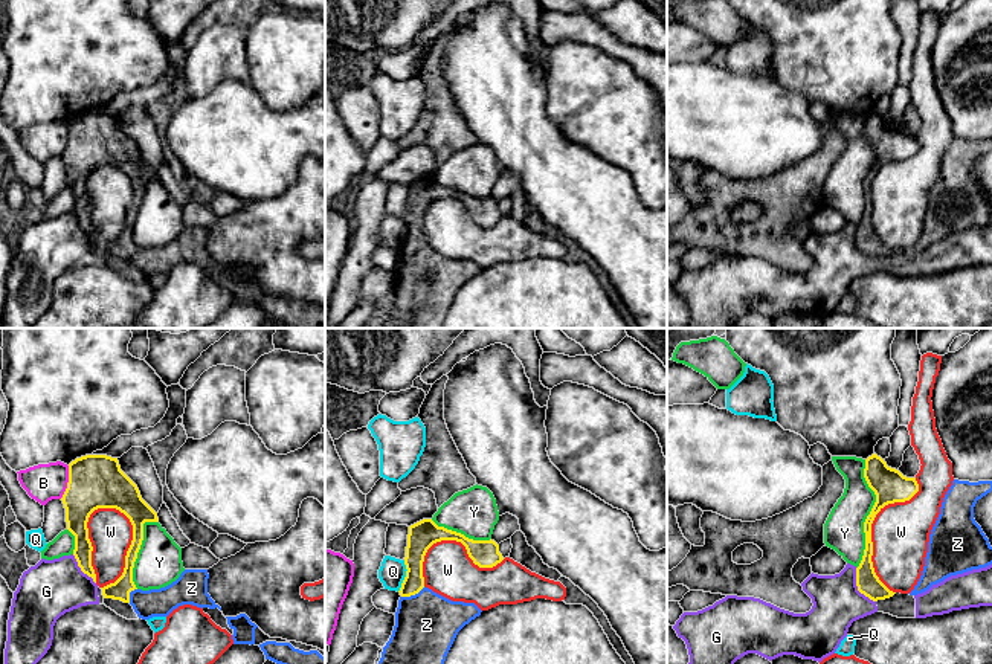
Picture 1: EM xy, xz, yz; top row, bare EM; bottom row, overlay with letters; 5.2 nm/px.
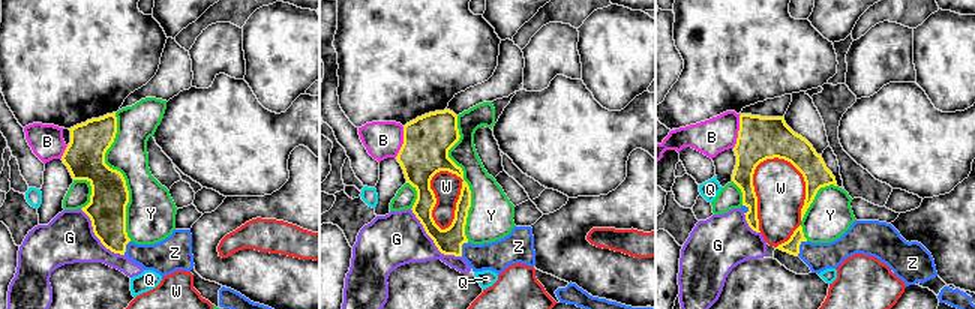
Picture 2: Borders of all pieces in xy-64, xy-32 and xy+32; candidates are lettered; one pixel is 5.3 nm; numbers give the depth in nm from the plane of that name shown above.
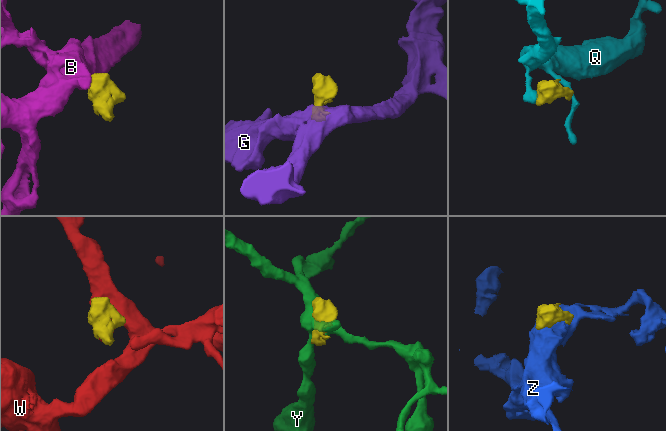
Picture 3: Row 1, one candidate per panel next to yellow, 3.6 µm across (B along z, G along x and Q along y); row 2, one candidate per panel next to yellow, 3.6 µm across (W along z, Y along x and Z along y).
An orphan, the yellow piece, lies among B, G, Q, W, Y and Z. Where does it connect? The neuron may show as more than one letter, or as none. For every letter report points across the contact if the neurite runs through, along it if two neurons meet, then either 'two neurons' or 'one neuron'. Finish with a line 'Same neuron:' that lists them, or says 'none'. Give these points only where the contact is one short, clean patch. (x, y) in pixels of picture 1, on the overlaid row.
B: border along xy (69, 466), (67, 487), (60, 498); two neurons
G: two neurons
Q: border along xz (405, 560), (405, 579), (397, 591); two neurons
W: two neurons
Y: two neurons
Z: one neuron
Same neuron: Z

